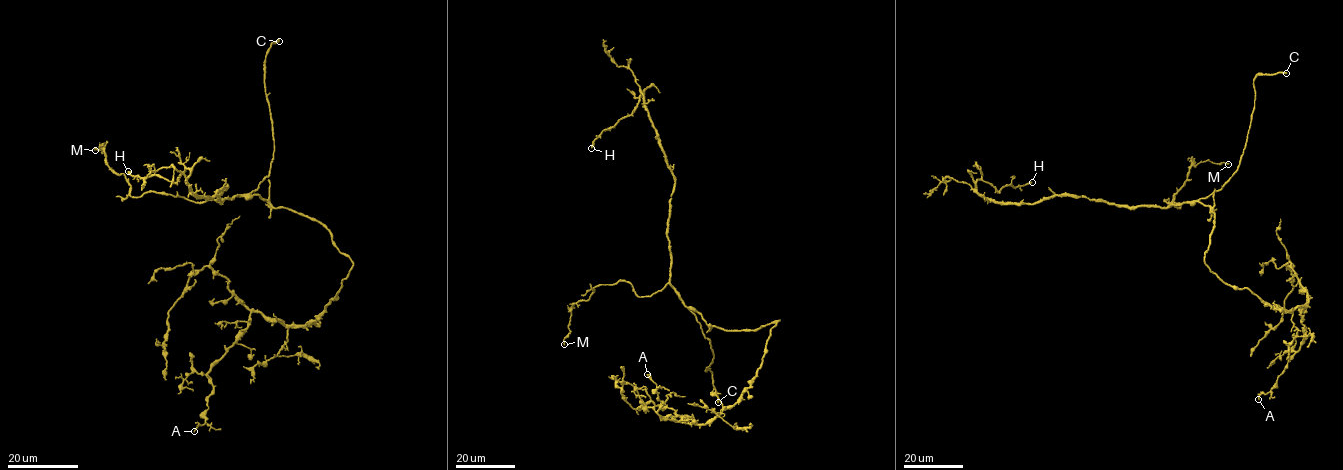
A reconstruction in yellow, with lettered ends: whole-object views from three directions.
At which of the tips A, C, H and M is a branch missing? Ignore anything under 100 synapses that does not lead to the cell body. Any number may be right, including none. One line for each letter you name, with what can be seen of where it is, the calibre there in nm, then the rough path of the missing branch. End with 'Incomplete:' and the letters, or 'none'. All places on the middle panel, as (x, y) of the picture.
C: Place: (718, 402). Thickness 220 nm. Course of what is missing: (718, 402), (716, 418), (705, 439), (704, 462)
Incomplete: C

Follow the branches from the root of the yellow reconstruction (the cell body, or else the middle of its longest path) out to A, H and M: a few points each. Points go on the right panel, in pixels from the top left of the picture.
A: (1214, 222), (1204, 262), (1223, 282), (1248, 288), (1275, 308), (1294, 310), (1308, 299), (1300, 347), (1258, 399)
H: (1214, 222), (1198, 202), (1124, 207), (1051, 196), (1006, 204), (976, 188), (978, 179), (998, 191), (1032, 182)
M: (1214, 222), (1214, 214), (1202, 203), (1167, 207), (1180, 205), (1165, 200), (1172, 201), (1193, 165), (1228, 164)

